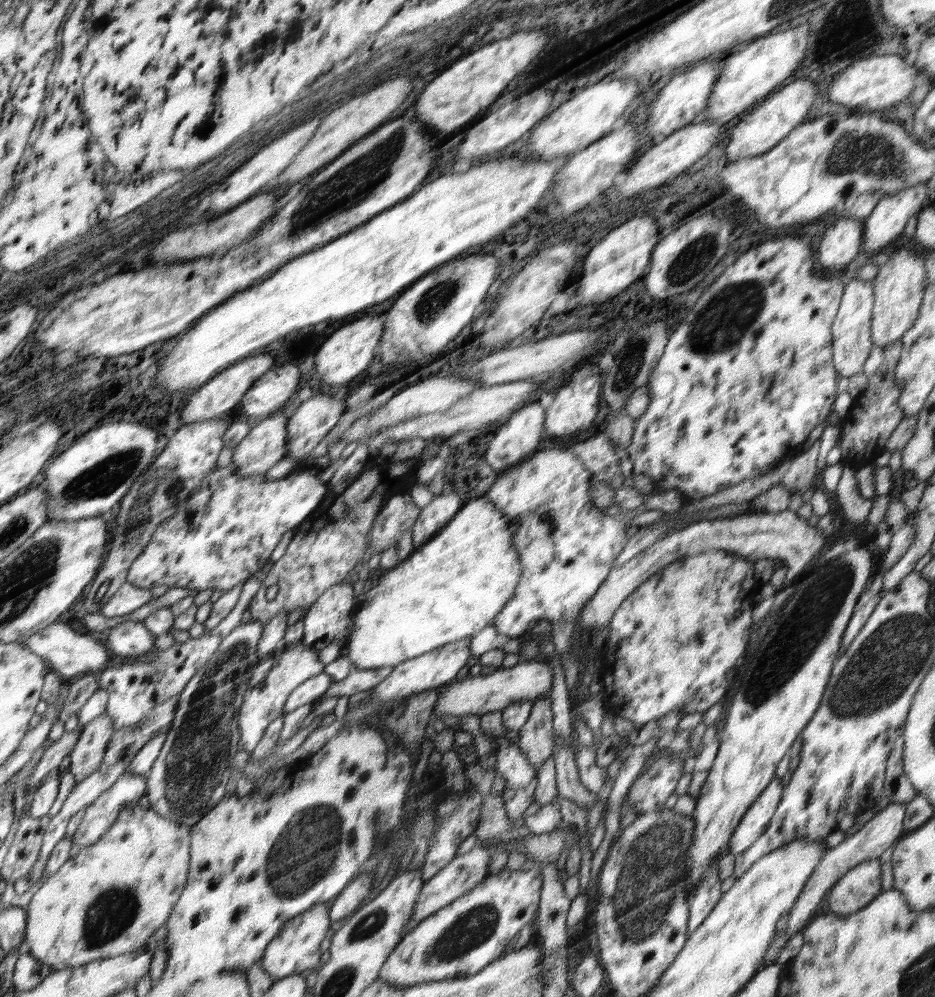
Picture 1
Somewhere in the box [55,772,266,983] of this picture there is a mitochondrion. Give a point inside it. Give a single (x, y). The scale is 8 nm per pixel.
(112, 912)

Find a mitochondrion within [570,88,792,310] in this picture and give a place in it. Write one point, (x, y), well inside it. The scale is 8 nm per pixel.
(694, 258)

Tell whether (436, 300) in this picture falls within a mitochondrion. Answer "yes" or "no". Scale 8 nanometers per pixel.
yes

